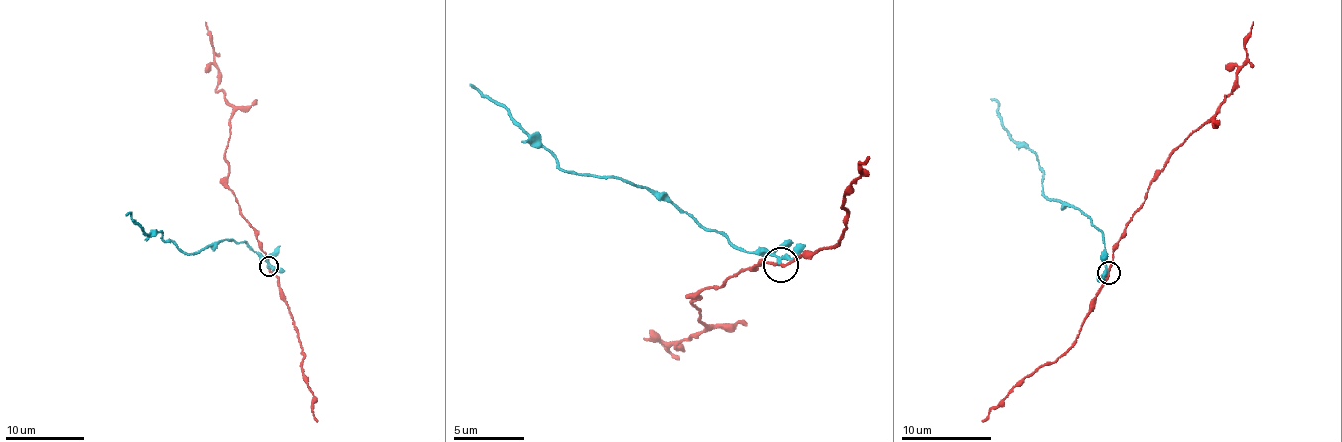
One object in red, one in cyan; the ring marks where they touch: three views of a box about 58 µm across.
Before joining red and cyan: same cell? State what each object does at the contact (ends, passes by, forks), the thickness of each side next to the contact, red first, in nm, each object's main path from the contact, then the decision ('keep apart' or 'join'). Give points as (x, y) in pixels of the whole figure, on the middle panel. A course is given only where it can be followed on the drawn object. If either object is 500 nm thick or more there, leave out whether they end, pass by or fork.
red passes by | cyan passes by | 190/260 nm | red via (781, 265), (765, 258), (701, 290), (692, 303), (702, 329), (677, 346), (668, 348), (658, 336), (644, 337) | cyan via (781, 262), (731, 245), (723, 236), (686, 213), (616, 176), (563, 172), (552, 154), (468, 82) | keep apart

